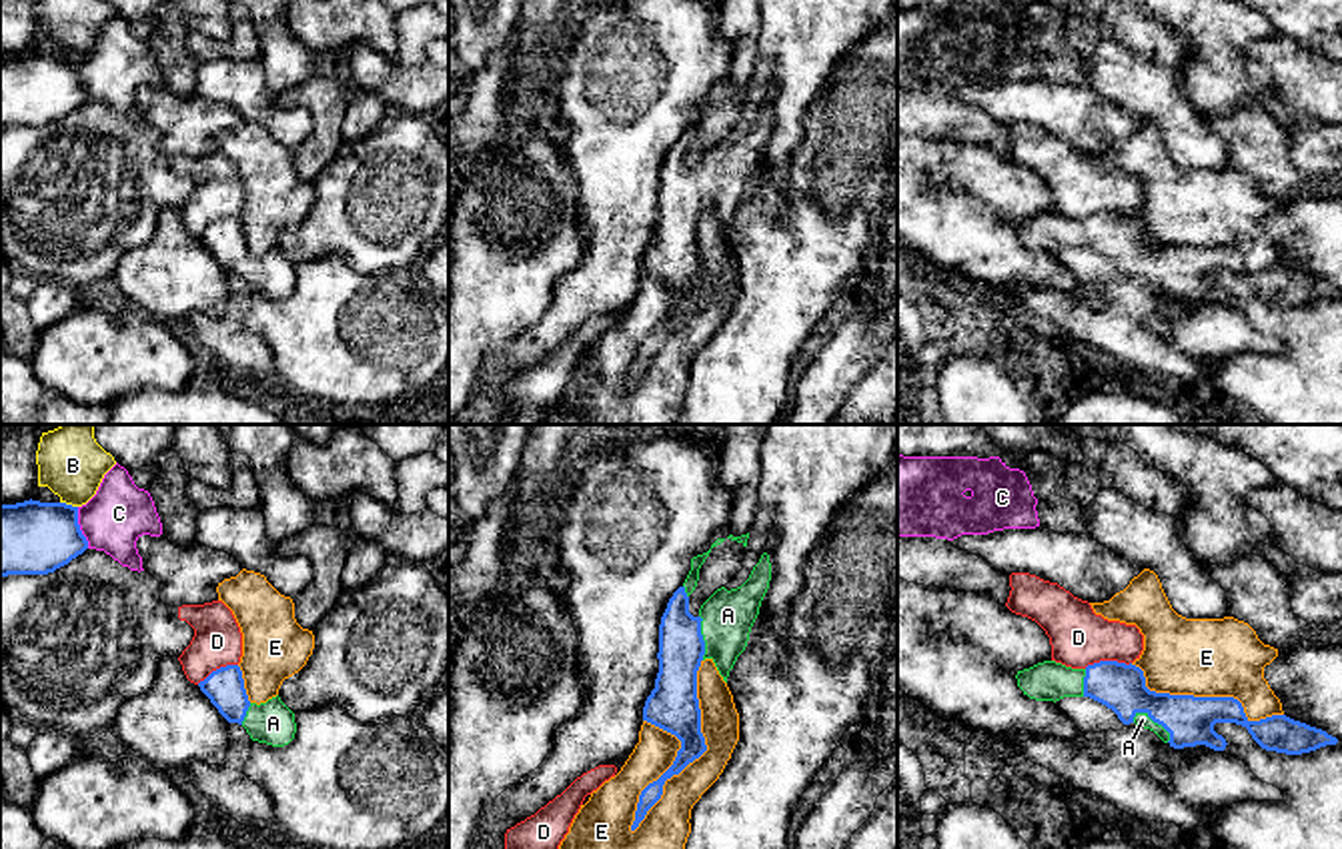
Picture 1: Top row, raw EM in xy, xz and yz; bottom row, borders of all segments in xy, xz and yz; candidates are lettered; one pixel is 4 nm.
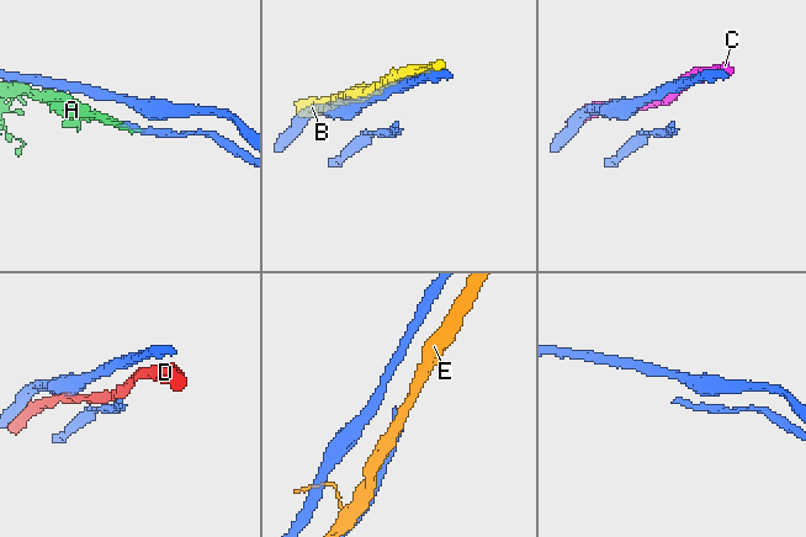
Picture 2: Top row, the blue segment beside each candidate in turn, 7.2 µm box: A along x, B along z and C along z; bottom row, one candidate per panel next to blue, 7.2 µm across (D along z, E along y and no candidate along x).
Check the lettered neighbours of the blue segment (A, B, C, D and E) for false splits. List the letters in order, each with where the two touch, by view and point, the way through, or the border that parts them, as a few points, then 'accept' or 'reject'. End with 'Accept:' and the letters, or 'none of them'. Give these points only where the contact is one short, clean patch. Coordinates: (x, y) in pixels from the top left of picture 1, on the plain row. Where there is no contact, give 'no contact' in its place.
A: yz (1156, 273) | accept
B: xy (69, 57) | reject
C: xy (79, 79) | reject
D: yz (1106, 213) | along yz (1130, 213), (1100, 213), (1084, 219) | reject
E: xz (706, 301) | reject
Accept: A

